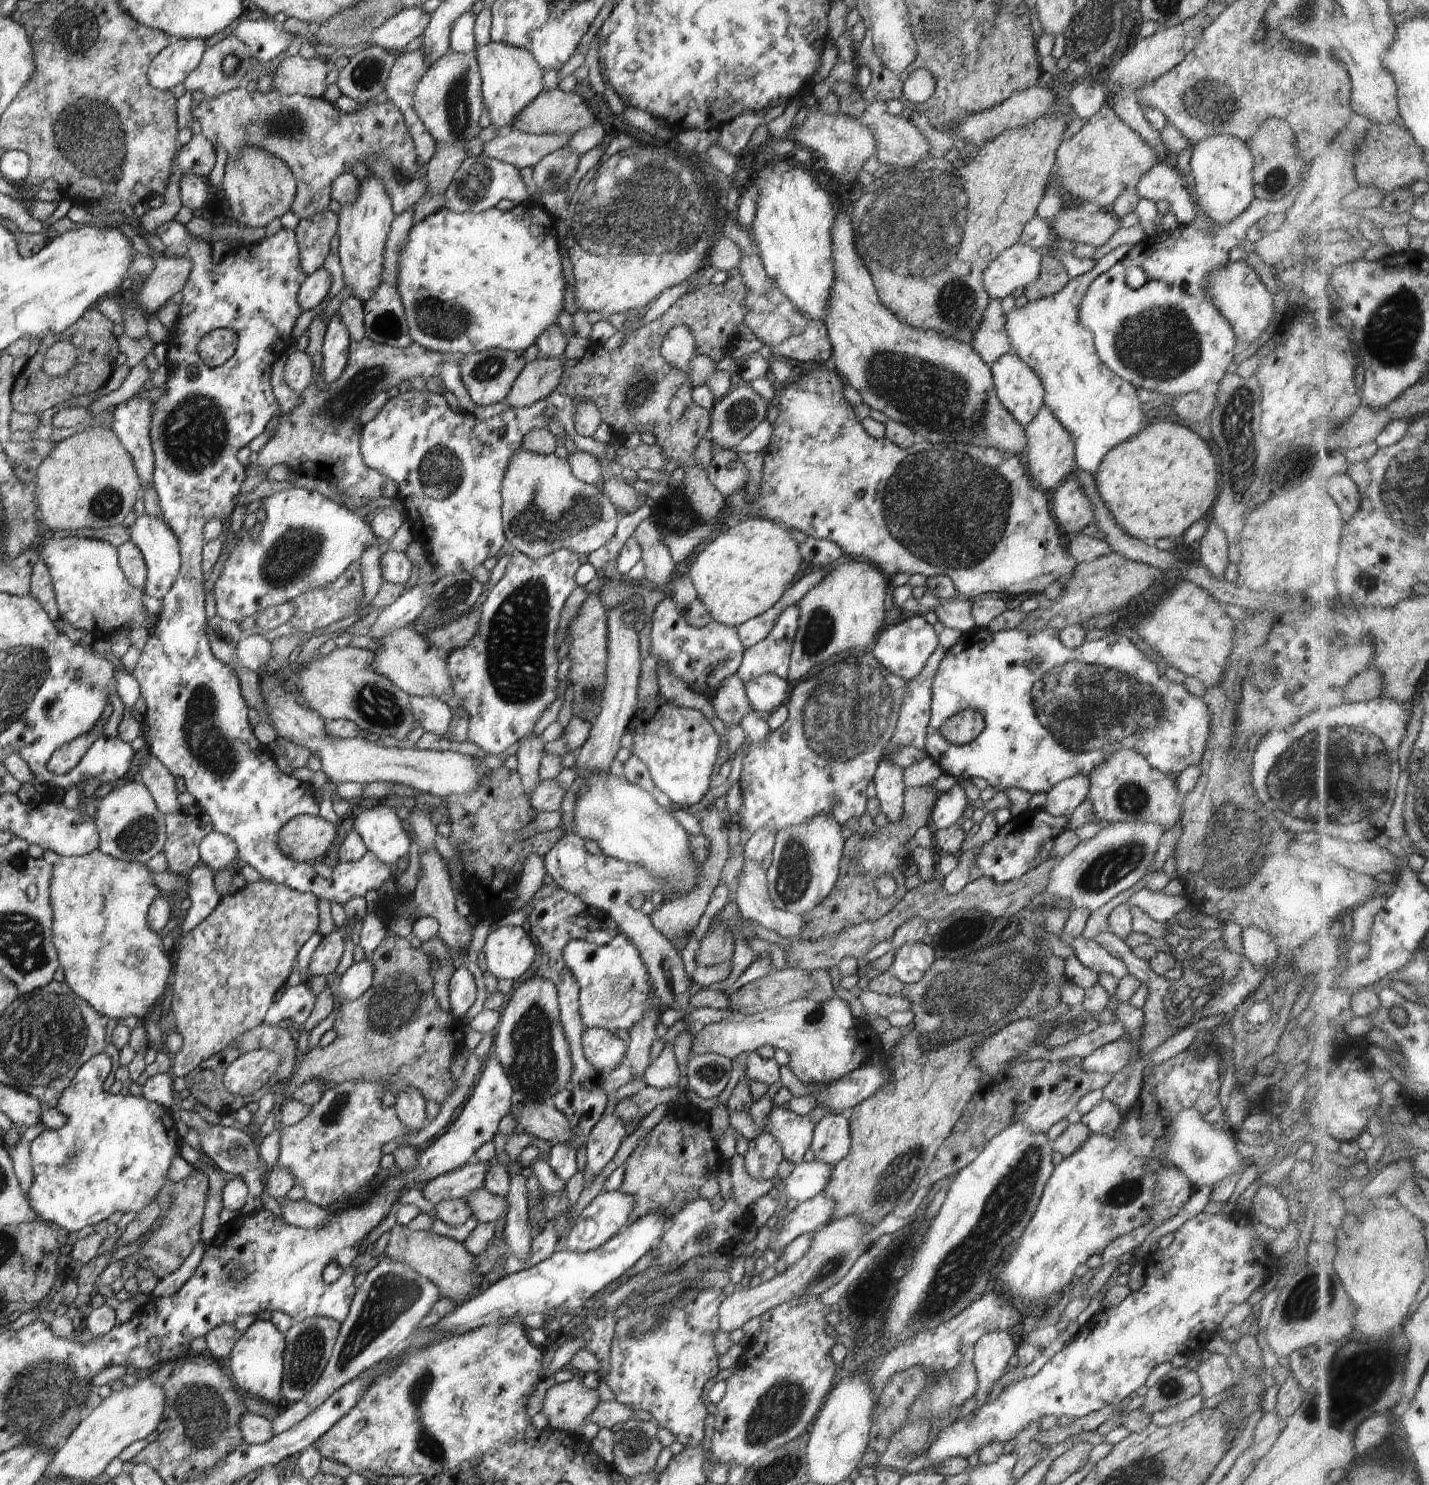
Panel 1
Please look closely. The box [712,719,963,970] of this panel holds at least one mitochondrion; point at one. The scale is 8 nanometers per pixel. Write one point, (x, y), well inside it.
(793, 875)

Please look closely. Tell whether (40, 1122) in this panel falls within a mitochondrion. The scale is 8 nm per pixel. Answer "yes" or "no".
no

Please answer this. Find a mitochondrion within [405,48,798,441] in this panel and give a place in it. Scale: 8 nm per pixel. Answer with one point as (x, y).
(647, 202)

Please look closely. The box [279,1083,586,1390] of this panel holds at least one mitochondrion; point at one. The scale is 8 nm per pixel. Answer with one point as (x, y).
(391, 1294)

